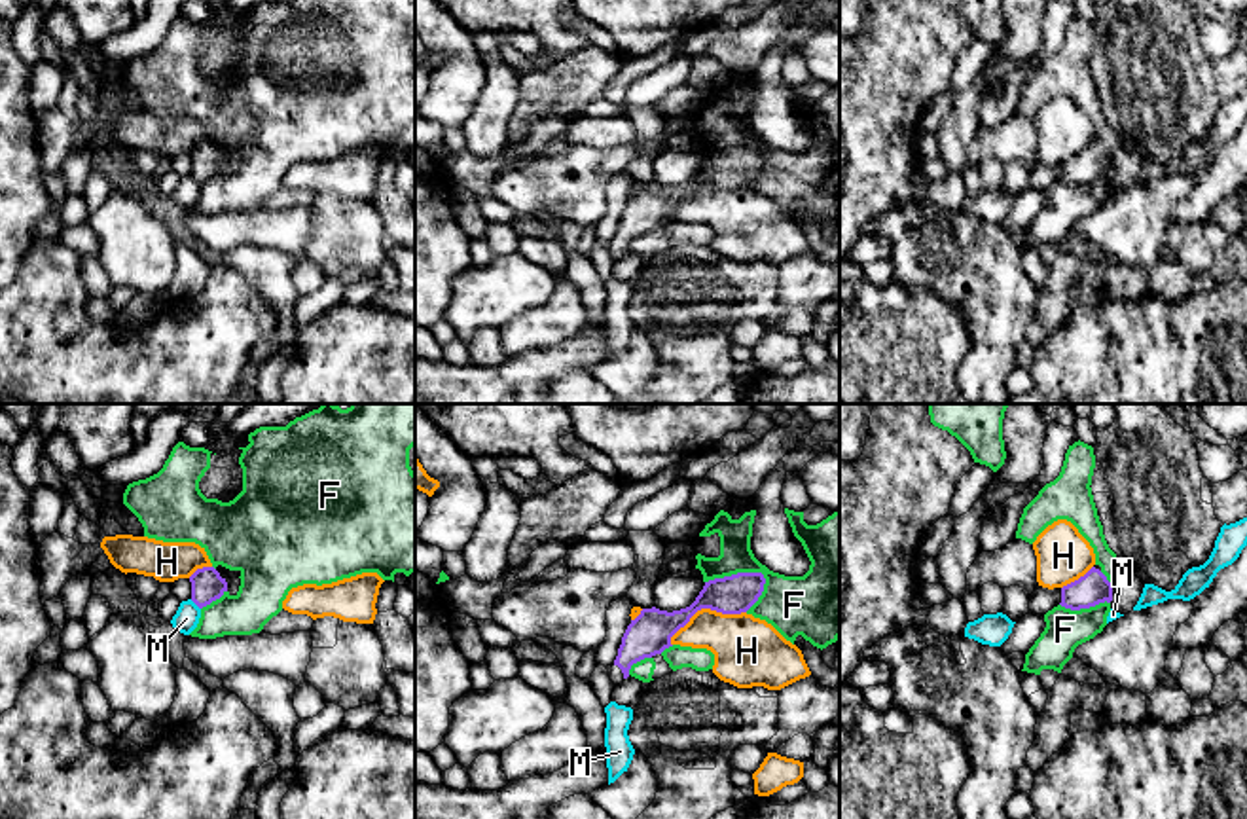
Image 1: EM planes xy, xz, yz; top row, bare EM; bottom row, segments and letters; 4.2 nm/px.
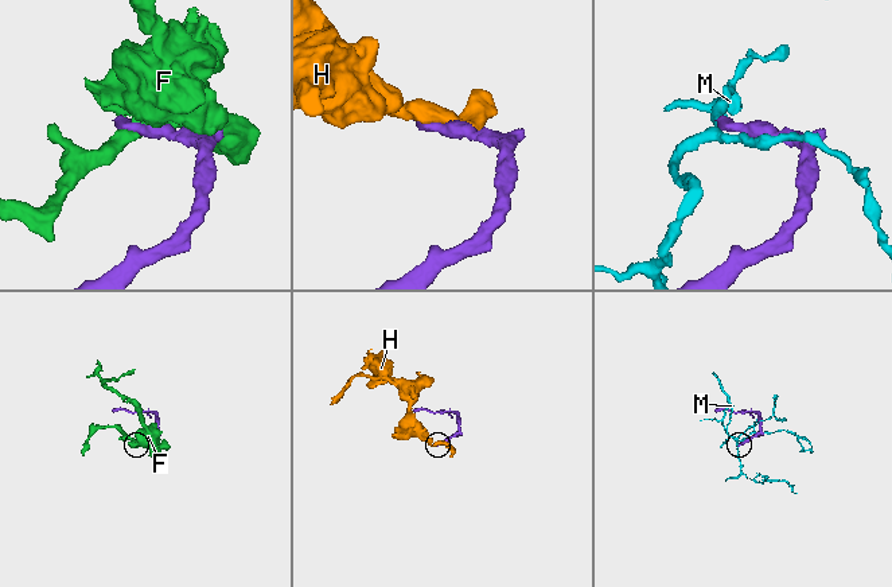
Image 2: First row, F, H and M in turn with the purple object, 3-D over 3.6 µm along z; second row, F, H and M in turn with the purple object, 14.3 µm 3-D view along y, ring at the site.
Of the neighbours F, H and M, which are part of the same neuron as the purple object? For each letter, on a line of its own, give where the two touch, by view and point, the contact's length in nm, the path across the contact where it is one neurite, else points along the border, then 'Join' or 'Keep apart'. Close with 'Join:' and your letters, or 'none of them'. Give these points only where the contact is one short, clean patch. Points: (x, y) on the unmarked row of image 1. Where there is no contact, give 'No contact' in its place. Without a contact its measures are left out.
F: Touches purple at xz (738, 148). Shared border 260 nm. Keep apart
H: Touches purple at xz (705, 182). Shared border 360 nm. Keep apart
M: Touches purple at xy (196, 179). Shared border 60 nm. Boundary: xy (190, 175), (199, 184). Keep apart
Join: none of them

